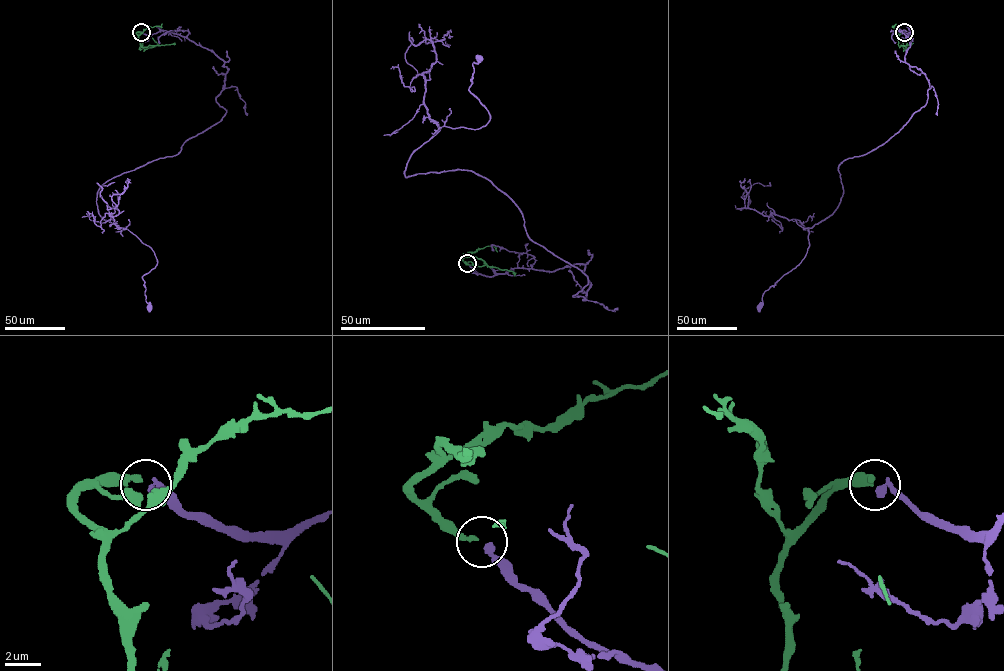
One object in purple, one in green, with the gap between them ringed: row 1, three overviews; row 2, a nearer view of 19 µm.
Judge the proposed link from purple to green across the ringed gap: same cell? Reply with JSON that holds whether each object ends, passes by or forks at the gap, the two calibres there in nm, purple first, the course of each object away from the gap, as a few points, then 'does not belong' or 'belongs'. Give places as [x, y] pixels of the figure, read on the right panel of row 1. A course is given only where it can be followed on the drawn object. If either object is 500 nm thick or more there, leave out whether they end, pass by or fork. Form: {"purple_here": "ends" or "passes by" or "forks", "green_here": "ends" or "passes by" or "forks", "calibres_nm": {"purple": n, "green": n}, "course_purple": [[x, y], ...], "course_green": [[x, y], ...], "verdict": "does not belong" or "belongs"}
{"purple_here": "ends", "green_here": "ends", "calibres_nm": {"purple": 400, "green": 280}, "course_purple": [[904, 32], [926, 104], [839, 165], [837, 208], [807, 228], [804, 257], [759, 306]], "course_green": [[904, 31], [898, 37], [899, 47], [913, 43]], "verdict": "belongs"}

